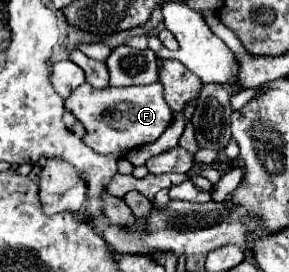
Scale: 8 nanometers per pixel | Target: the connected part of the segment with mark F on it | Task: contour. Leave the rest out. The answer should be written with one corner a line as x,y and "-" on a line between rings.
84,83
72,97
66,99
66,107
76,115
76,119
86,127
84,143
100,155
120,155
128,151
154,143
172,123
174,111
164,99
164,89
160,83
144,87
104,87
94,89

